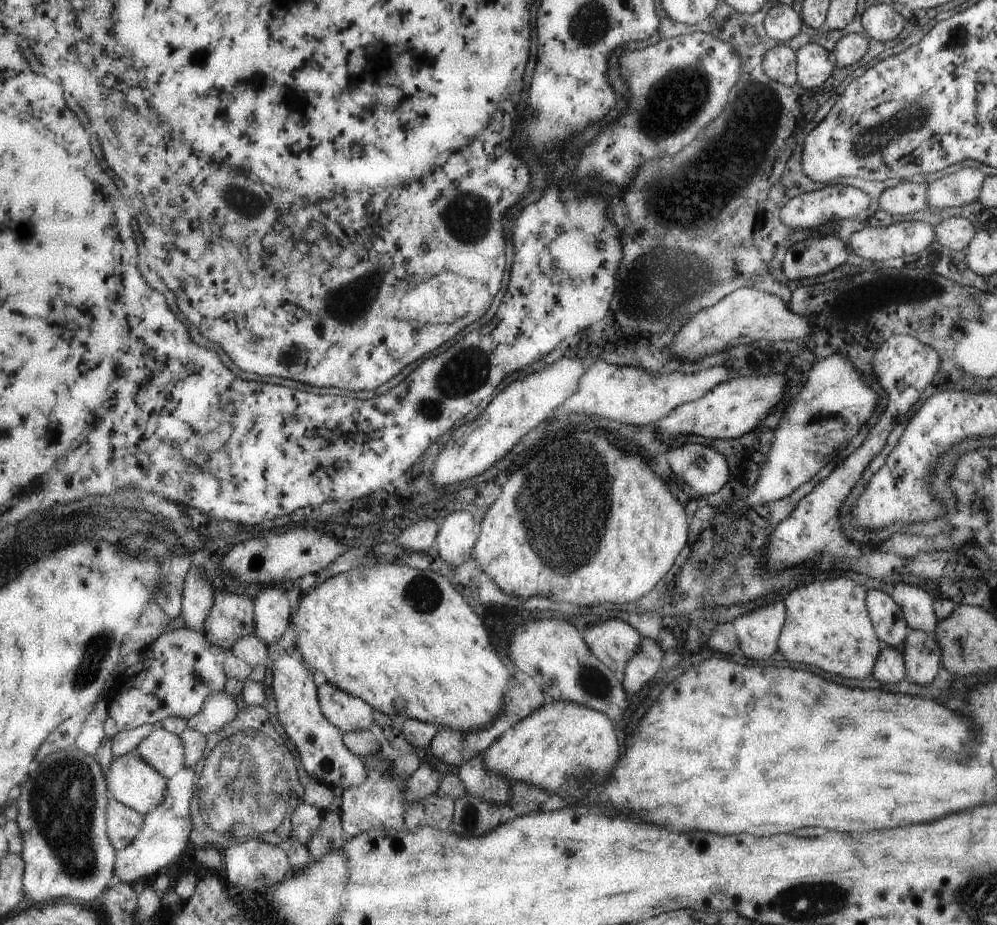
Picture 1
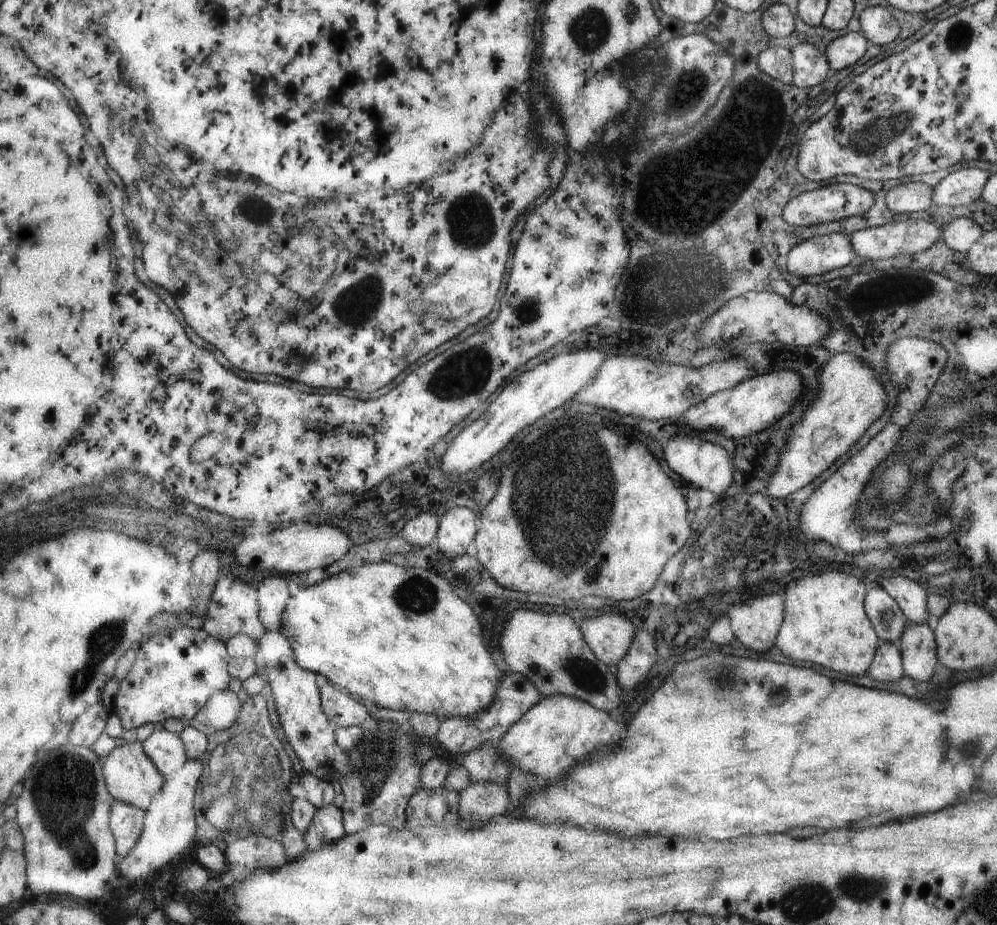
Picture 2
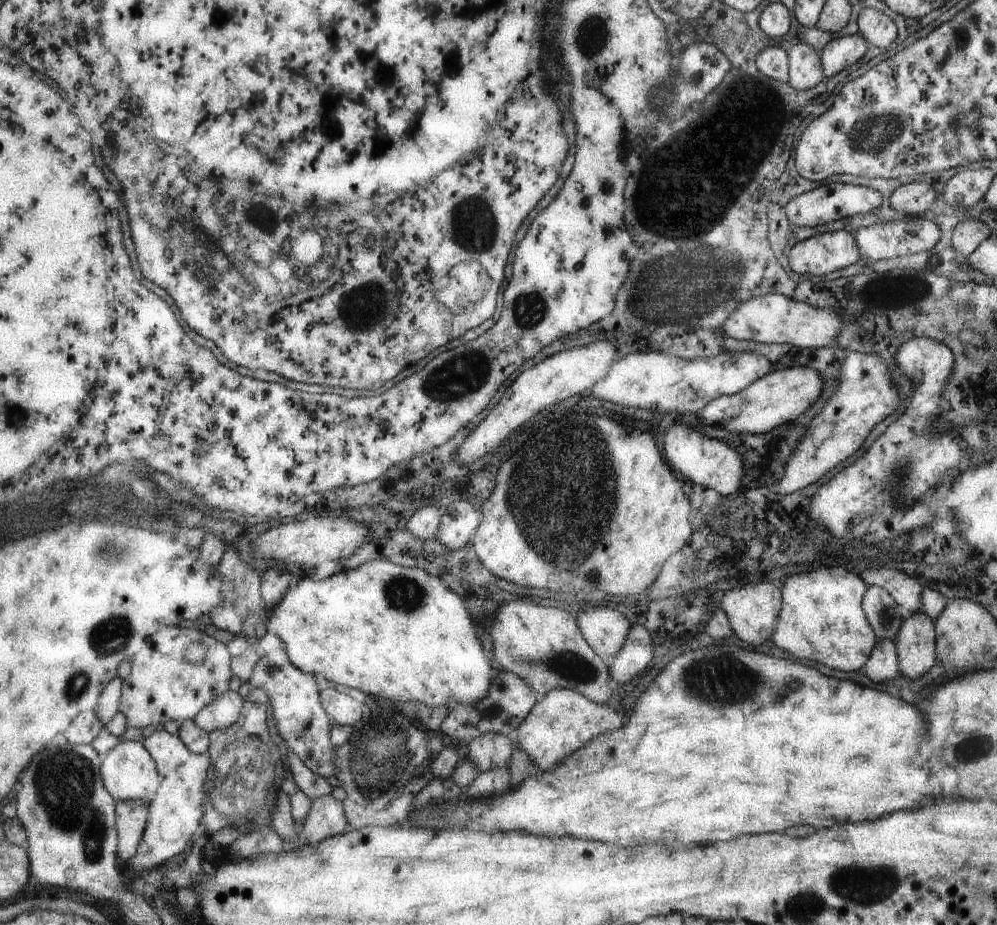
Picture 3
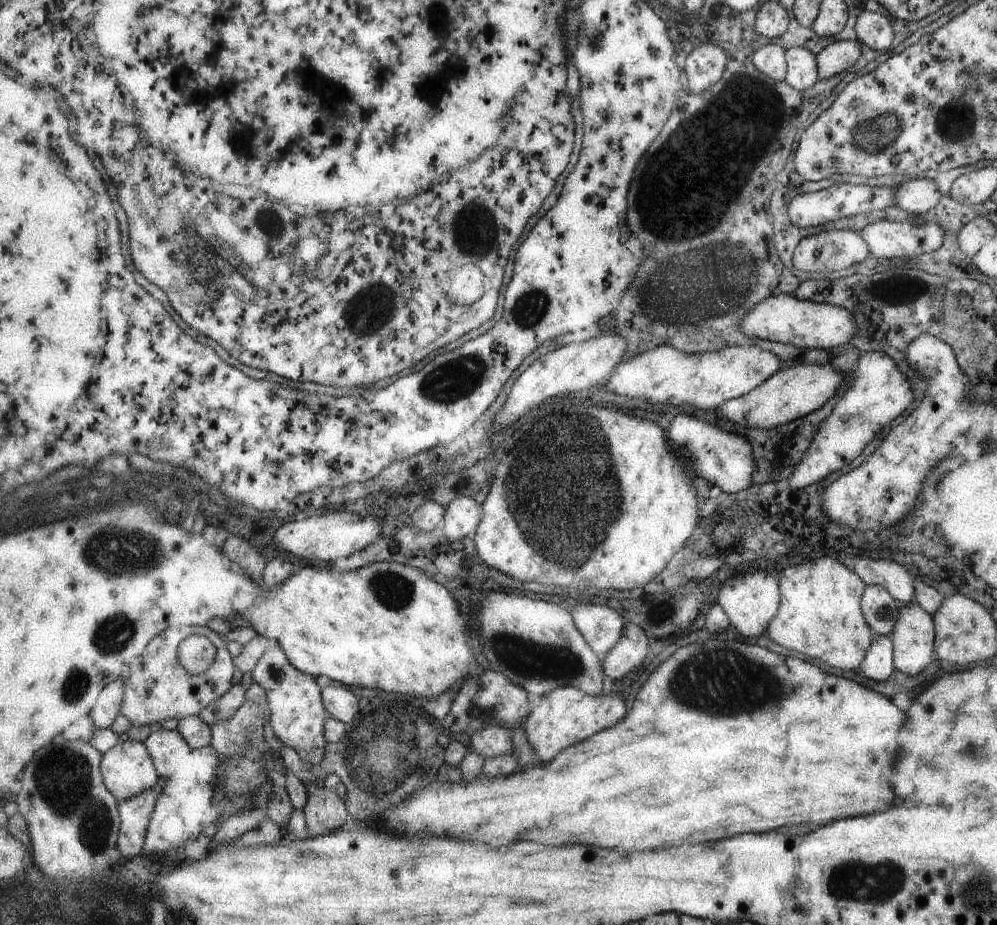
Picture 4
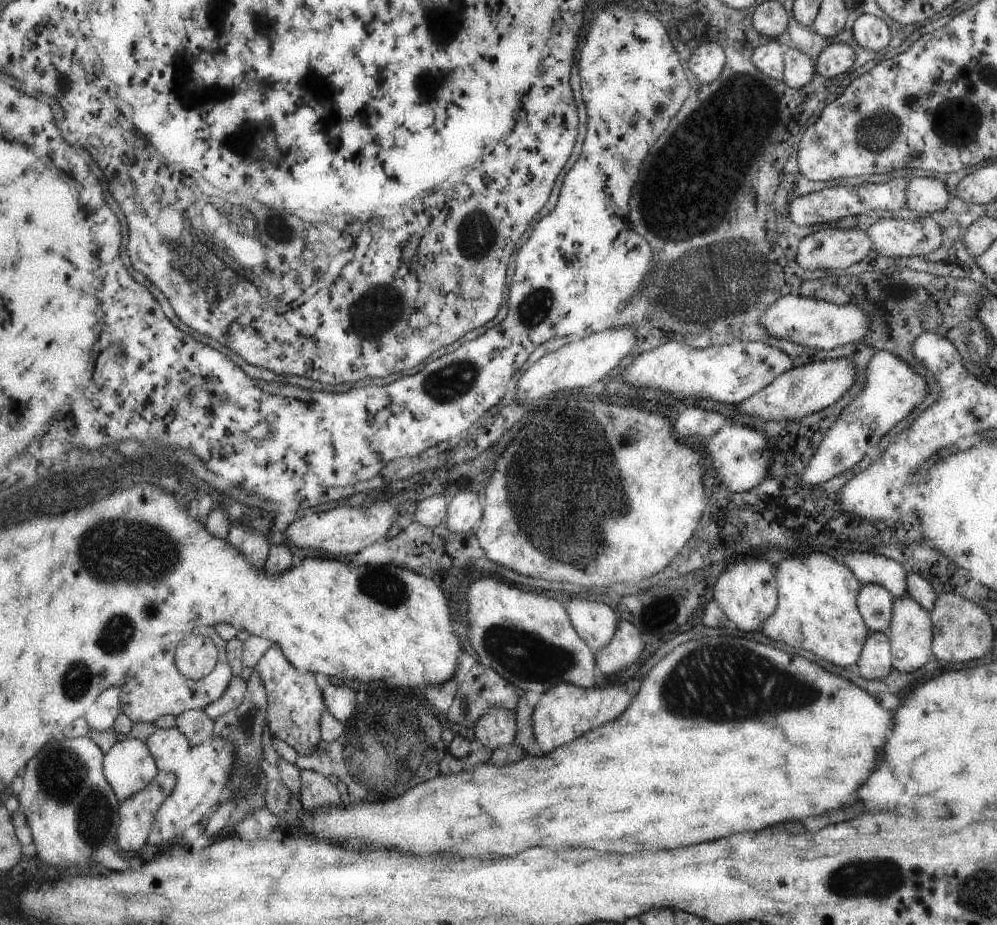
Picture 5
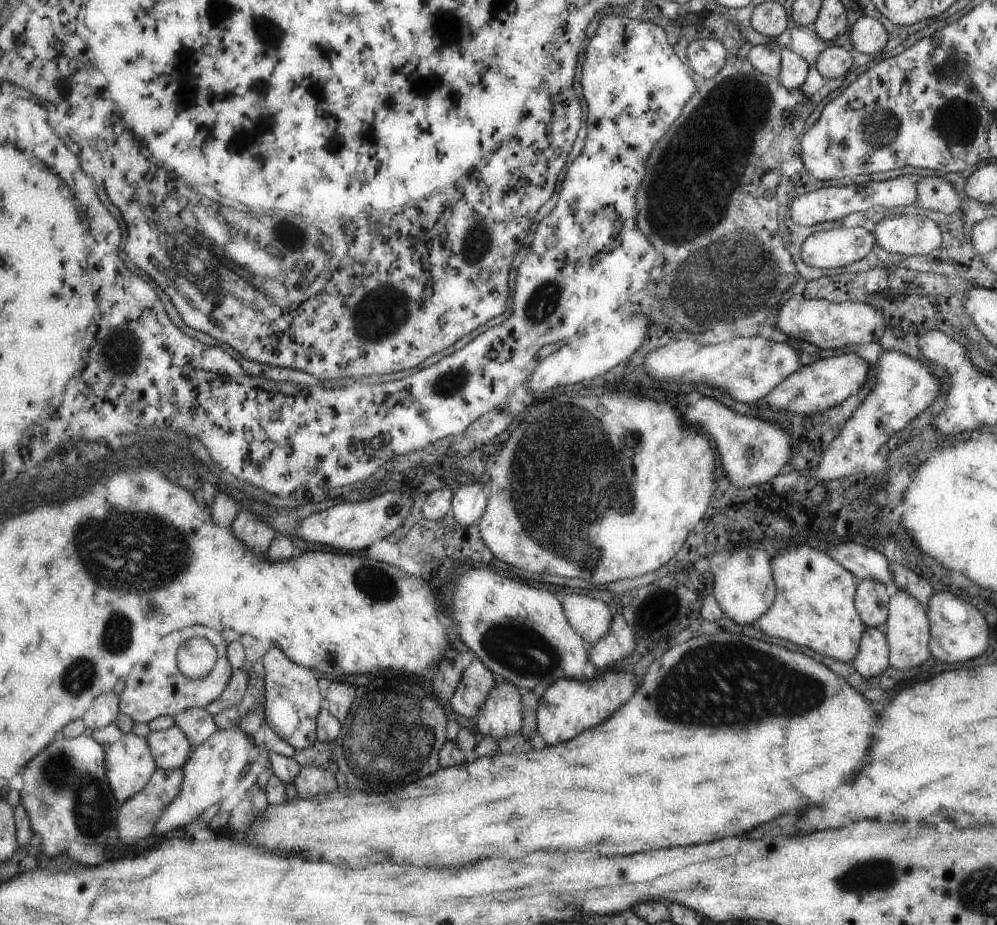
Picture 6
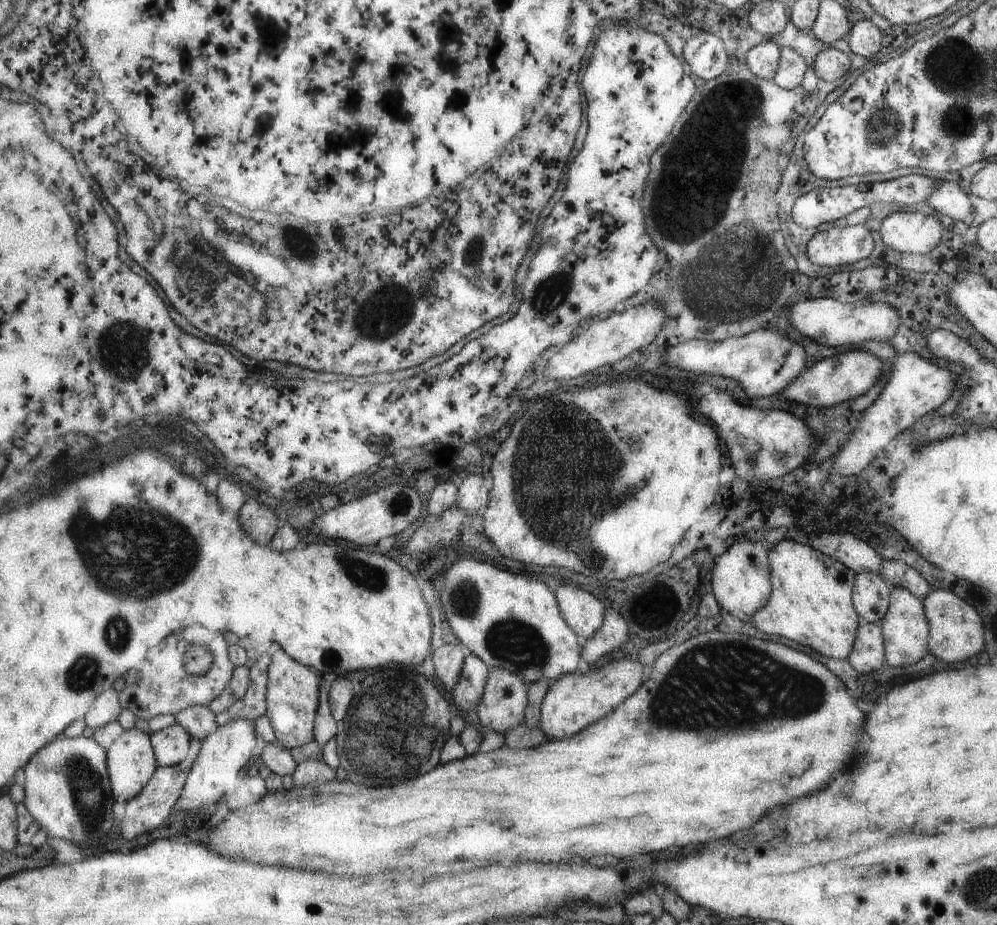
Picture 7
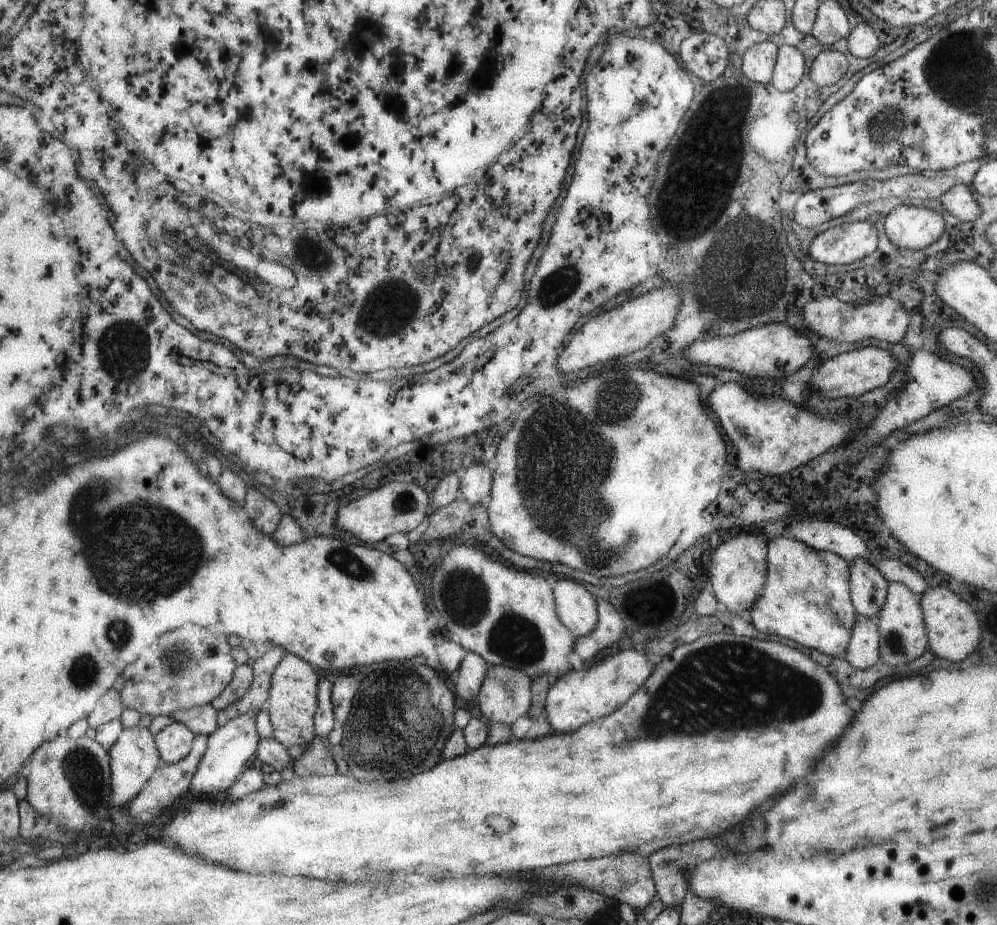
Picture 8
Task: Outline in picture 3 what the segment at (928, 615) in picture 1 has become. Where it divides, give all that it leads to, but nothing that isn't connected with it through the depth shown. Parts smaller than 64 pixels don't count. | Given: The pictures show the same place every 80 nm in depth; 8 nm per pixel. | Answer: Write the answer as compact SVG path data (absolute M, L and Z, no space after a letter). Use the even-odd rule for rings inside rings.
M869 567L860 572L868 586L877 585L886 590L891 598L910 614L920 611L920 594L922 587L903 571L889 567Z

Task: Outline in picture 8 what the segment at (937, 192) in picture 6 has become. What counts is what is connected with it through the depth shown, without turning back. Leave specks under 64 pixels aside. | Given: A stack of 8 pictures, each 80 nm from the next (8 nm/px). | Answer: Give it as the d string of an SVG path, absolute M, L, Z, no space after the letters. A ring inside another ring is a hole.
M957 183L951 185L940 197L937 198L944 212L952 214L955 218L963 221L975 220L981 209L973 194L966 185Z

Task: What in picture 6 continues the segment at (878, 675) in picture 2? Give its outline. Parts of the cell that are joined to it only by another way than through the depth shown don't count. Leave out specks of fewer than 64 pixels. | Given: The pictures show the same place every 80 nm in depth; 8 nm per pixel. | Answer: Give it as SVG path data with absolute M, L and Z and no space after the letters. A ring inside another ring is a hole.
M864 628L860 636L859 648L851 664L865 680L871 680L889 666L888 644L883 628Z

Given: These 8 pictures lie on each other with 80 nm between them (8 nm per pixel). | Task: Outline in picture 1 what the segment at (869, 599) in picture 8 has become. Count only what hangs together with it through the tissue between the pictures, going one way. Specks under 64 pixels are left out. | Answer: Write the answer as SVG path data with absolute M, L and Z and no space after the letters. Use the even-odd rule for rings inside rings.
M869 589L865 604L869 618L875 625L876 634L889 647L904 641L910 631L902 610L895 604L885 589Z

